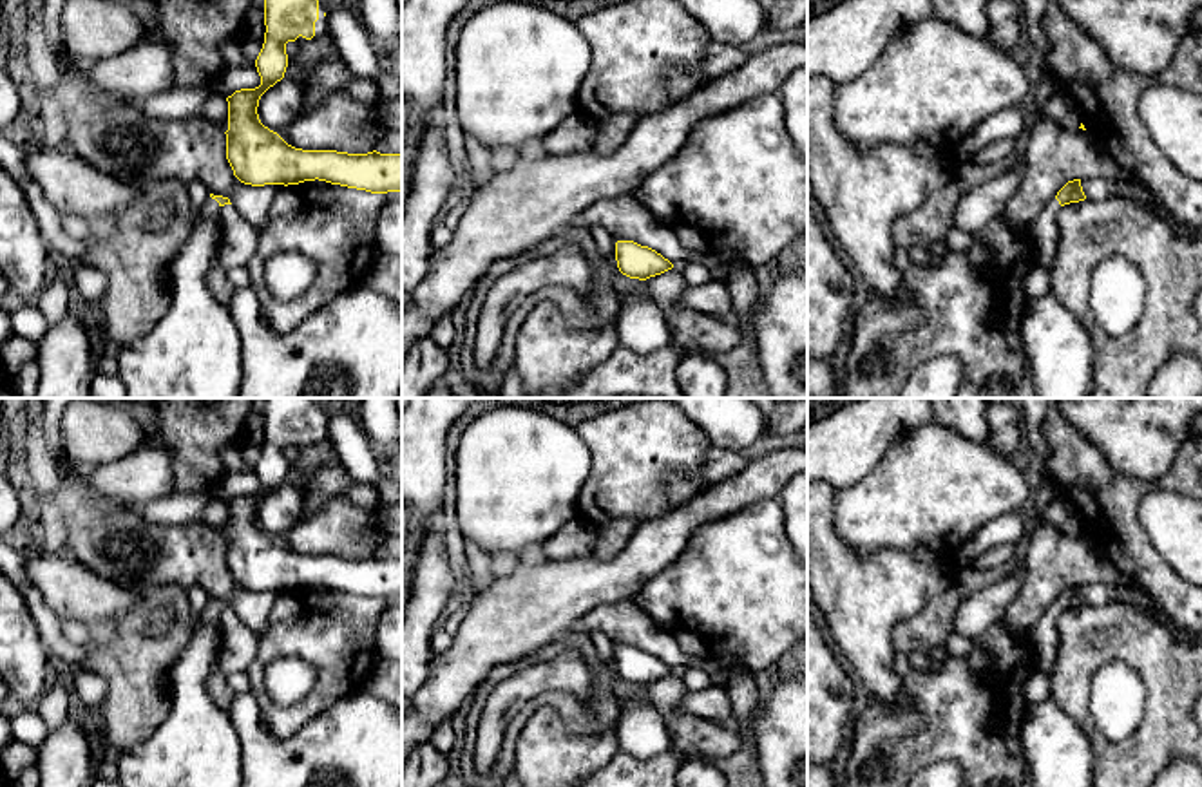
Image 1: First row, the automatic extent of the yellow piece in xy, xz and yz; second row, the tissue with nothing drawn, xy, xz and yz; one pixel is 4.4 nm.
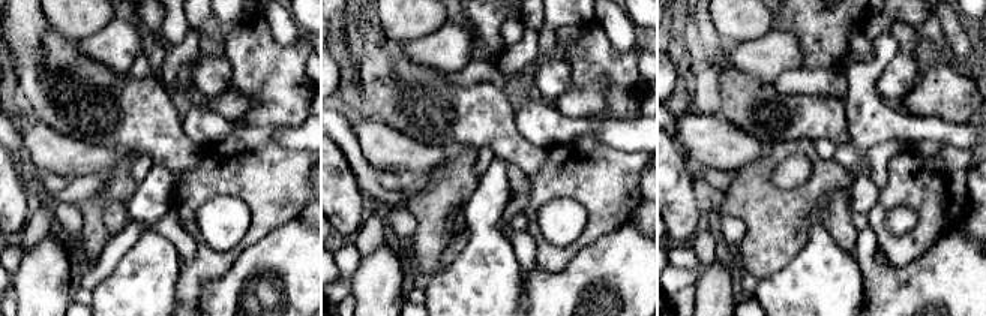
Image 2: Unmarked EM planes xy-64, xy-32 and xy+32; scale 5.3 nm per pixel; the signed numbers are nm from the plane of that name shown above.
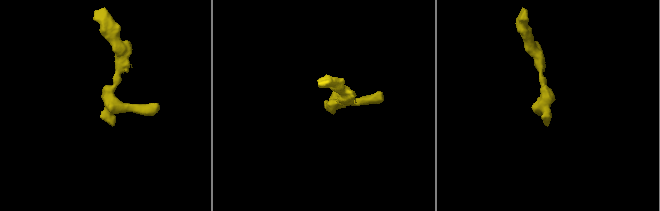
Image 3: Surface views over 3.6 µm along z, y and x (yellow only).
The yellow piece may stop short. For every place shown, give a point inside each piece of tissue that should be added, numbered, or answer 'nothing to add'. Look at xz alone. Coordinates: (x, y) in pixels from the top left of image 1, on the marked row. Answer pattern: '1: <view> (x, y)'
nothing to add

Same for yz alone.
1: yz (1043, 234)

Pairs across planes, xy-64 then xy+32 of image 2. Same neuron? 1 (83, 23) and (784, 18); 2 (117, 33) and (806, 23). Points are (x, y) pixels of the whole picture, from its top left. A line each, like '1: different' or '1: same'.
1: different
2: different

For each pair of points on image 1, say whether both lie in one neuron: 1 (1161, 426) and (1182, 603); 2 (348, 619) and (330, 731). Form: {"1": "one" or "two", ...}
{"1": "two", "2": "two"}

